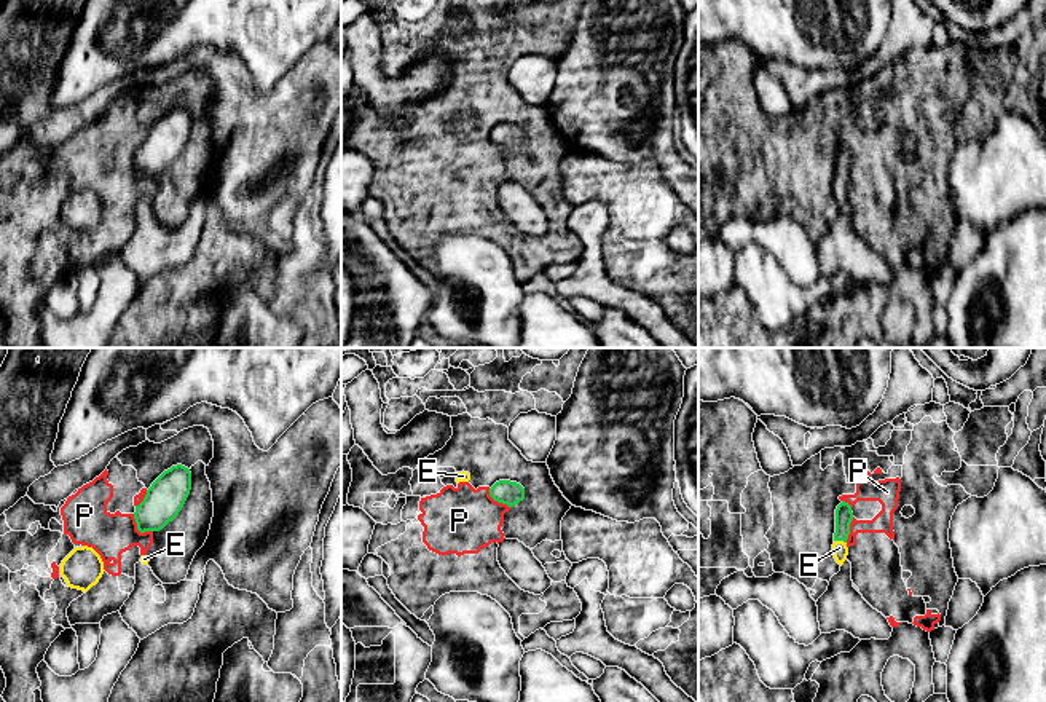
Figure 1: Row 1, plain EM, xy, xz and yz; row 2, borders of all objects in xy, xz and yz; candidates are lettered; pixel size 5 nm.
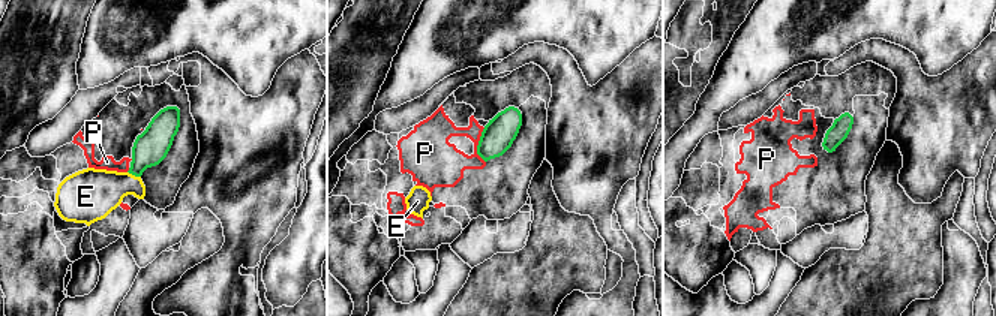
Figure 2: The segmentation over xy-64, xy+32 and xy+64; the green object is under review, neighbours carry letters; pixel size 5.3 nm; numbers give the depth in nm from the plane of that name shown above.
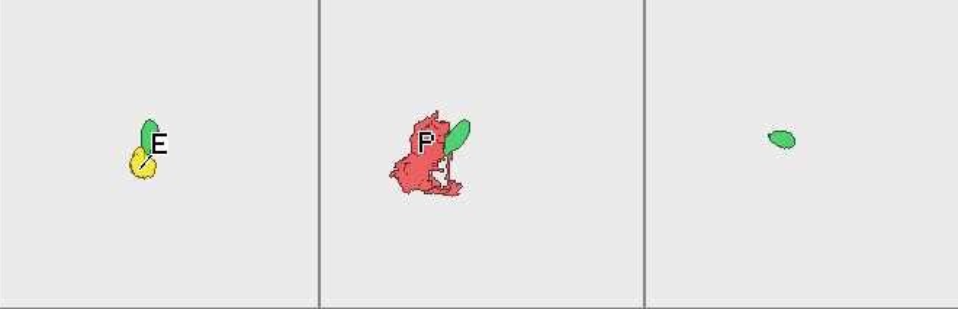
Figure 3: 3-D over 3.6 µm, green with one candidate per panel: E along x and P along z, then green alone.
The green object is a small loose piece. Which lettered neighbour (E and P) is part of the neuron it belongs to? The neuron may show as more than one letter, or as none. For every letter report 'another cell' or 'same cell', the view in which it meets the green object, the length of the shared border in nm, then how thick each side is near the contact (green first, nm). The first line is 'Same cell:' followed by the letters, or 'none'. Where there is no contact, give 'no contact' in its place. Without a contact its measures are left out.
Same cell: E
E: same cell | yz | 70 nm | 90/80 nm
P: another cell | xy | 140 nm | 190/220 nm

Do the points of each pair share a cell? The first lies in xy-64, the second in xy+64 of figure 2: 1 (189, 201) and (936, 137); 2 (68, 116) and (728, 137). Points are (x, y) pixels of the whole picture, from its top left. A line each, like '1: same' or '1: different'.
1: same
2: different

